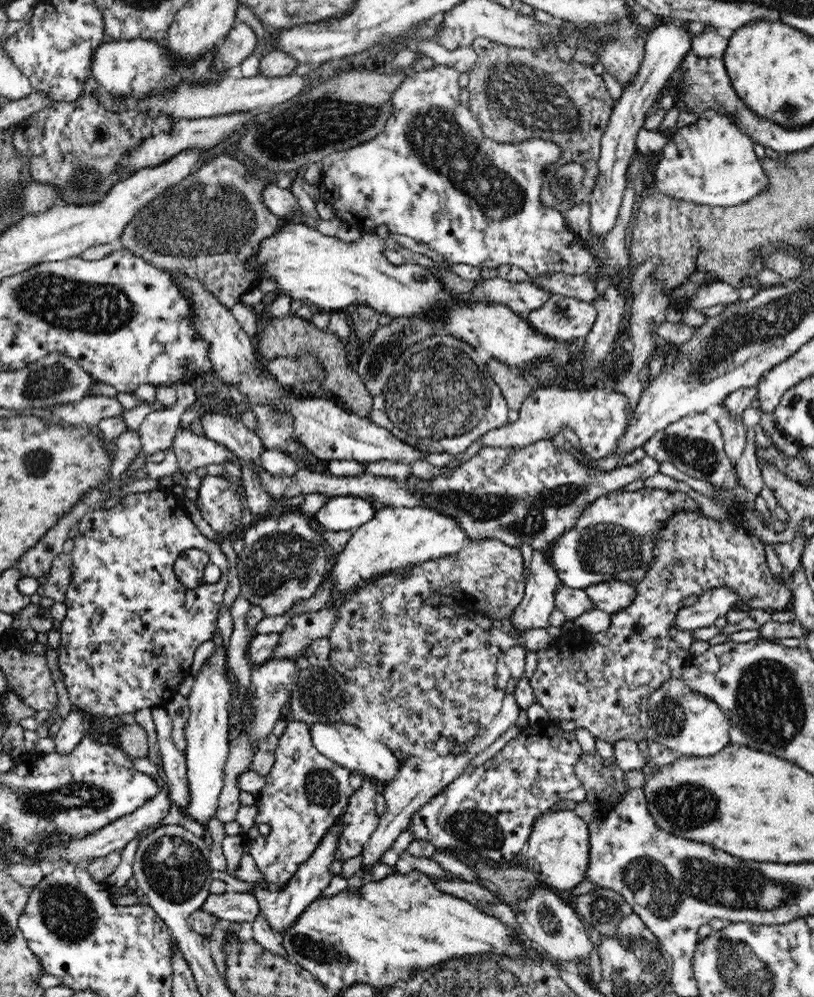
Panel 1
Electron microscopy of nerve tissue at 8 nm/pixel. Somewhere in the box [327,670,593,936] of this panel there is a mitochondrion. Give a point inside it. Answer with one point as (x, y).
(474, 828)

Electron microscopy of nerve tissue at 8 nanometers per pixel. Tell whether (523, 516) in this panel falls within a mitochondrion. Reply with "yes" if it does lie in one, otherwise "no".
yes

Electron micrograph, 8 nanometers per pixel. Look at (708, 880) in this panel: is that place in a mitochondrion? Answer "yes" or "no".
yes

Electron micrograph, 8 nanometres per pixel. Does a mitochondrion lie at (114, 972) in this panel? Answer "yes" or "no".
no

